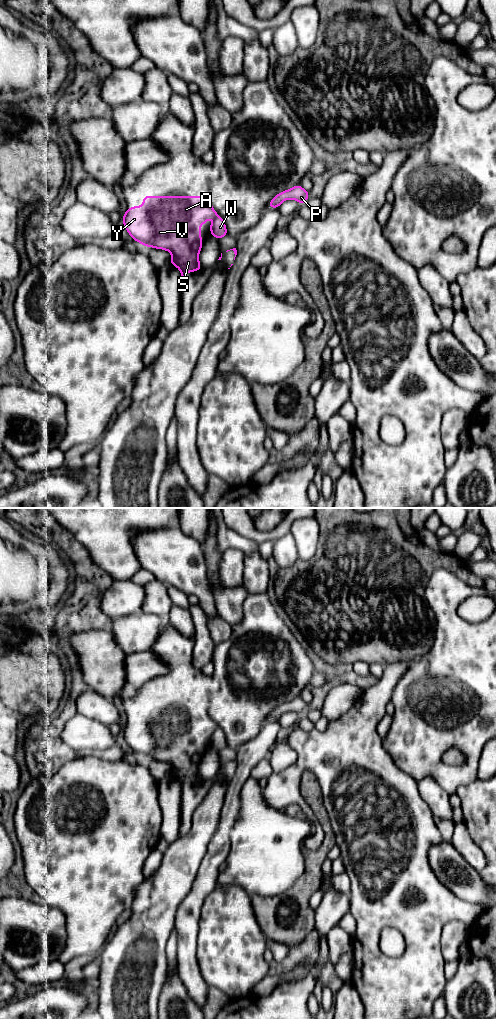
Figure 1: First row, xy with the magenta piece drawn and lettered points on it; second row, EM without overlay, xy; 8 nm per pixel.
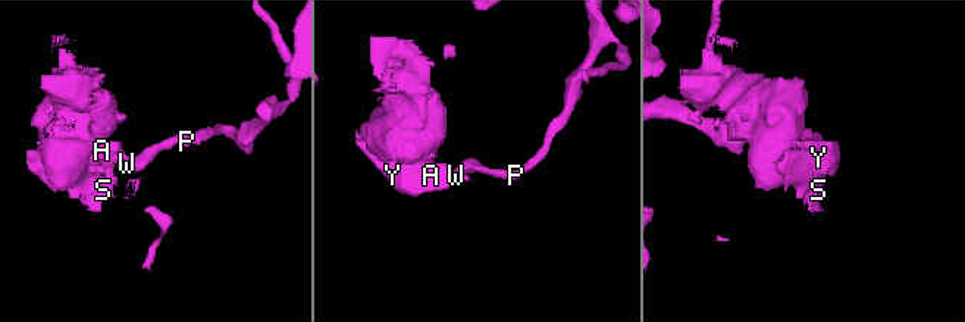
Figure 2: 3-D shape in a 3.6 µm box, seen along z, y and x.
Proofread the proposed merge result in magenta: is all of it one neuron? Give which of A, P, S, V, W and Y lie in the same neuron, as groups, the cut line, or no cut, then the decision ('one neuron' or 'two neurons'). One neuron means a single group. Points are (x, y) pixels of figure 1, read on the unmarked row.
A S V Y / P W | xy (217, 727), (214, 731) | two neurons

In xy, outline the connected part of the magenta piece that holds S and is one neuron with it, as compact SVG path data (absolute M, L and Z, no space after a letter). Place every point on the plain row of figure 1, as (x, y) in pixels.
M144 708L142 718L127 720L122 734L132 751L146 759L171 765L170 776L181 783L181 804L184 804L185 787L201 781L199 764L203 755L200 739L209 730L217 728L209 708Z

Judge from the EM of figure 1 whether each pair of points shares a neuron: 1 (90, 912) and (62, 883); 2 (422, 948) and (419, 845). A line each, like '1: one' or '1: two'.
1: one
2: one

